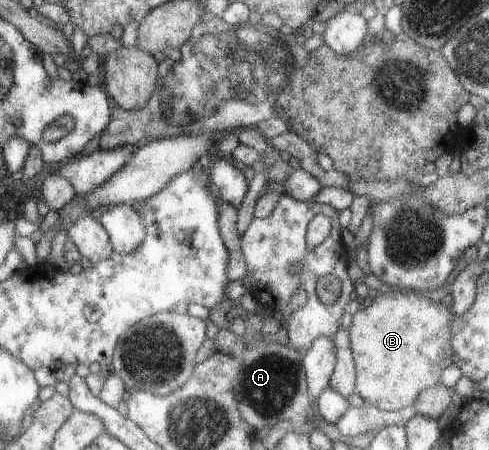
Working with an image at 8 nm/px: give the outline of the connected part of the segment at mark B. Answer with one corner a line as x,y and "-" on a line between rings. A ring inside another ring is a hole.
390,289
384,295
378,293
373,300
362,303
359,310
352,316
351,325
348,328
348,347
352,353
352,363
354,366
354,393
366,403
373,405
376,409
384,411
401,410
412,406
417,395
430,386
439,383
441,371
451,365
450,347
450,322
453,314
449,311
446,301
435,302
427,299
426,293
416,292
415,290

